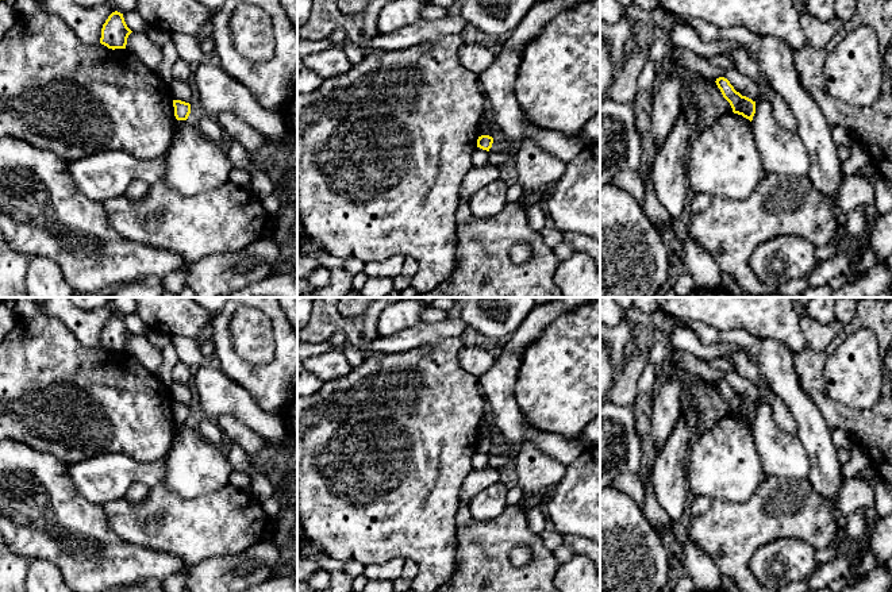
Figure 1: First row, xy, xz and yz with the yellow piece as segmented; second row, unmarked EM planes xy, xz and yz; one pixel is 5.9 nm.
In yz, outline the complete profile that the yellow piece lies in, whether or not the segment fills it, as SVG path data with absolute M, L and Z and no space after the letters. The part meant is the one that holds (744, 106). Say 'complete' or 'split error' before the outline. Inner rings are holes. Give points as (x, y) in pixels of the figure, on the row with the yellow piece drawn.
complete; M724 77L716 78L715 82L723 97L730 103L733 112L742 115L751 122L755 114L755 101L737 92L730 81Z

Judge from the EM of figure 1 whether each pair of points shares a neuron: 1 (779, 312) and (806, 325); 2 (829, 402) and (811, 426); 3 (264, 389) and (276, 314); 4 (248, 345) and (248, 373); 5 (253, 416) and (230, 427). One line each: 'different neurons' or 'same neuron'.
1: different neurons
2: different neurons
3: same neuron
4: different neurons
5: different neurons

